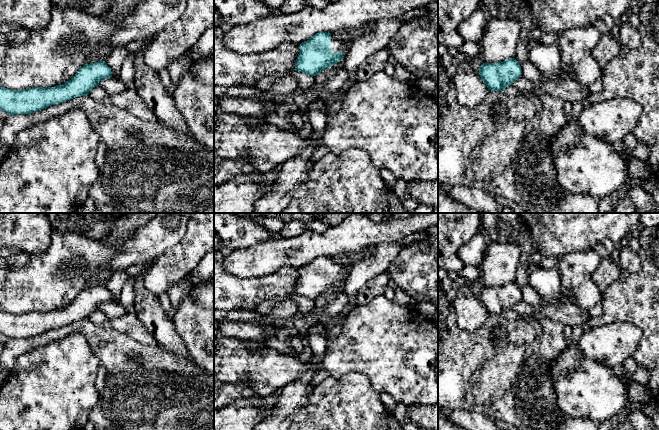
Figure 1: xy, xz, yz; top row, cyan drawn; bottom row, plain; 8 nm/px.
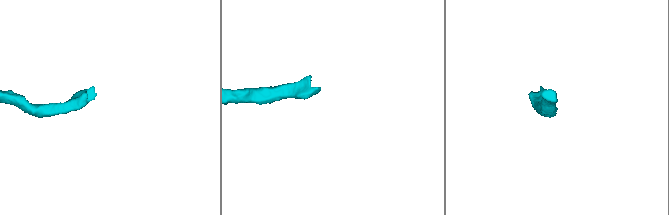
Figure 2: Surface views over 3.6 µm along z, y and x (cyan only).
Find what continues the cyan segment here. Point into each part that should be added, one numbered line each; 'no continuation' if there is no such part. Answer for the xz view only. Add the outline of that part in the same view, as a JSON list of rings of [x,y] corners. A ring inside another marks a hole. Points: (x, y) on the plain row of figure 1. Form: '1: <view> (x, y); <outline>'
1: xz (337, 269); [[[331,258],[331,275],[332,276],[344,276],[345,268],[346,268],[346,266],[339,264],[335,260],[335,258]]]

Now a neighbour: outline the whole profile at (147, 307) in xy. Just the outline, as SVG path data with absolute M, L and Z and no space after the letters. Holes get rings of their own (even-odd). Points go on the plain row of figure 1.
M146 269L142 270L134 277L134 312L146 329L166 350L193 363L194 360L177 332L171 315L164 311L158 297L145 287L143 283L145 271Z

